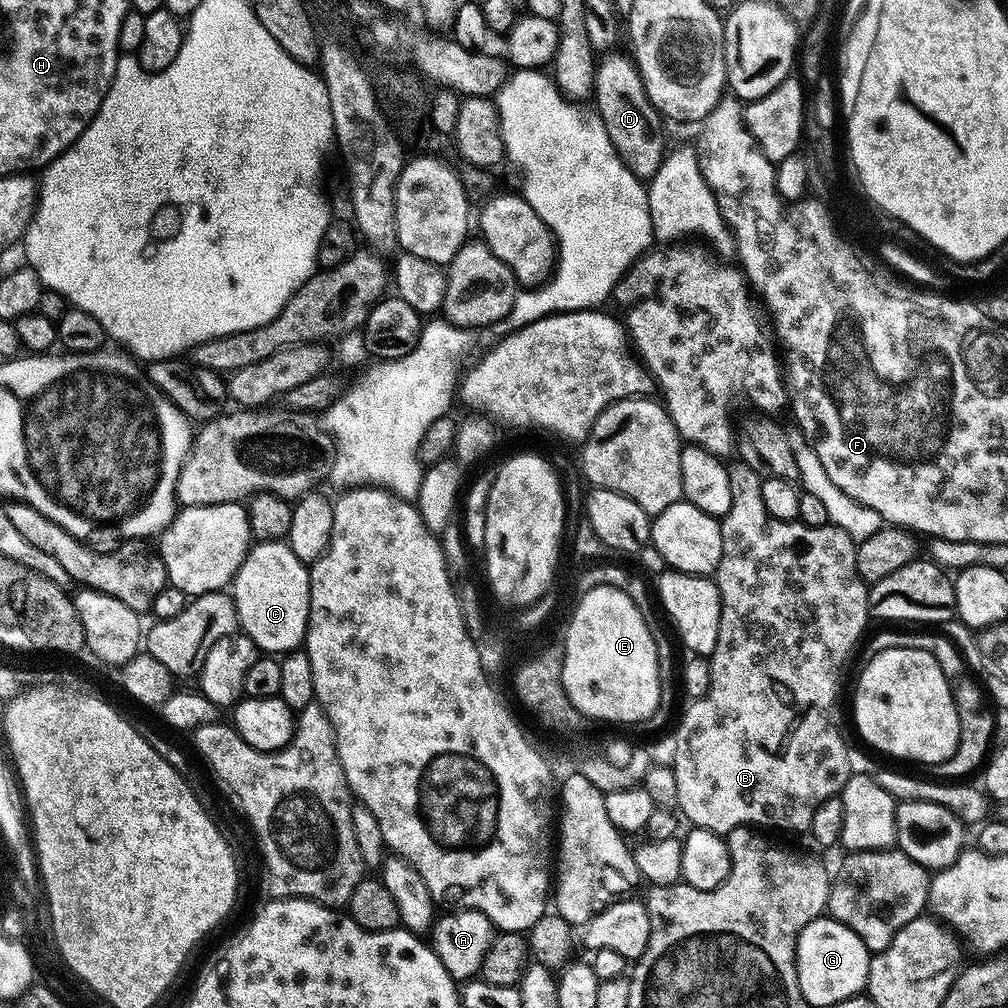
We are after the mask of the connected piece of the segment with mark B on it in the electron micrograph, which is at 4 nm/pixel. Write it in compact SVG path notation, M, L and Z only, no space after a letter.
M743 462L734 463L729 467L730 474L730 510L720 520L720 529L722 530L722 558L720 559L720 567L714 573L714 579L718 590L720 591L720 621L718 622L718 642L714 646L710 663L712 666L712 677L710 678L710 686L708 693L701 700L691 701L687 706L688 709L680 716L680 725L676 728L676 749L672 752L670 765L674 772L674 778L677 779L677 800L679 811L682 813L685 821L689 820L689 825L705 828L711 832L727 834L733 832L735 828L743 828L745 826L761 826L765 824L768 828L789 828L792 832L800 832L811 829L812 819L814 818L814 810L818 810L818 806L823 800L828 800L831 796L840 796L843 788L847 784L848 777L854 772L854 767L848 761L848 748L844 745L844 736L840 733L840 728L836 725L836 695L840 692L840 671L844 668L844 663L848 660L848 655L856 648L856 643L860 640L860 635L864 632L864 627L870 621L870 613L868 610L868 590L869 585L864 583L863 578L858 574L858 566L856 565L856 545L857 541L850 538L850 534L846 534L846 530L836 528L833 524L823 524L820 528L814 526L806 526L799 522L791 520L779 520L774 518L766 510L766 506L762 502L762 490L760 489L760 481L762 479L759 472L755 472L749 464Z

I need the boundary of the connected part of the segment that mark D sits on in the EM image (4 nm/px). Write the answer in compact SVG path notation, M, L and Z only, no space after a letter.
M612 50L599 57L596 65L594 107L600 113L606 131L622 162L641 178L650 178L666 155L662 117L644 89L640 70L631 55Z

